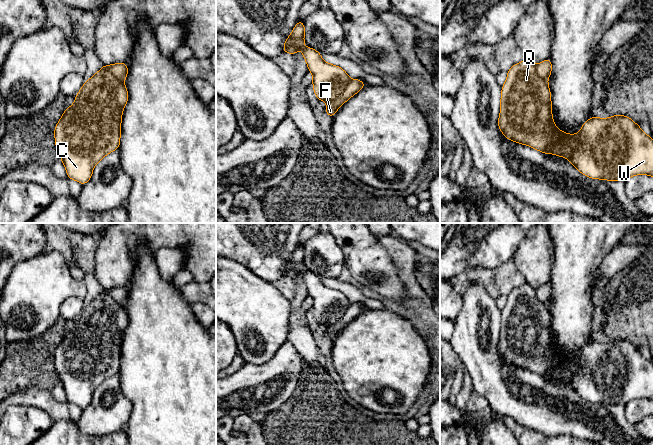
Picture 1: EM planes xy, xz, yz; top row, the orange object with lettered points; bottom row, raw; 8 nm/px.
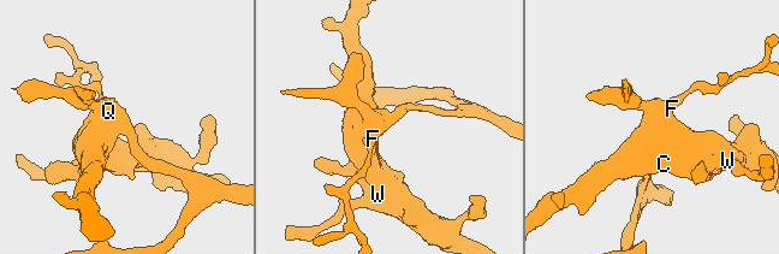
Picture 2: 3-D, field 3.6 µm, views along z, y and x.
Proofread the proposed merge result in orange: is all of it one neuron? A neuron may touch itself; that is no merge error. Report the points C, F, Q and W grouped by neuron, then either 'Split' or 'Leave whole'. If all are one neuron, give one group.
Groups: C Q W / F. Split

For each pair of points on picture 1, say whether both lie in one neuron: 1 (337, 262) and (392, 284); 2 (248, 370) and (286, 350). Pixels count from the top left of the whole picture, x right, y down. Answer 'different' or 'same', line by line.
1: different
2: same

